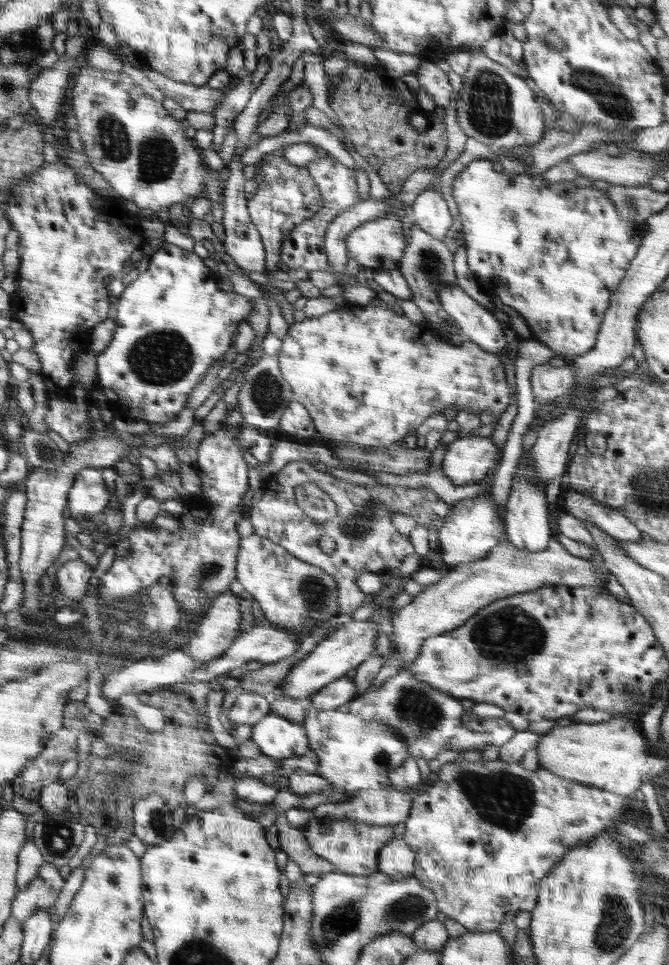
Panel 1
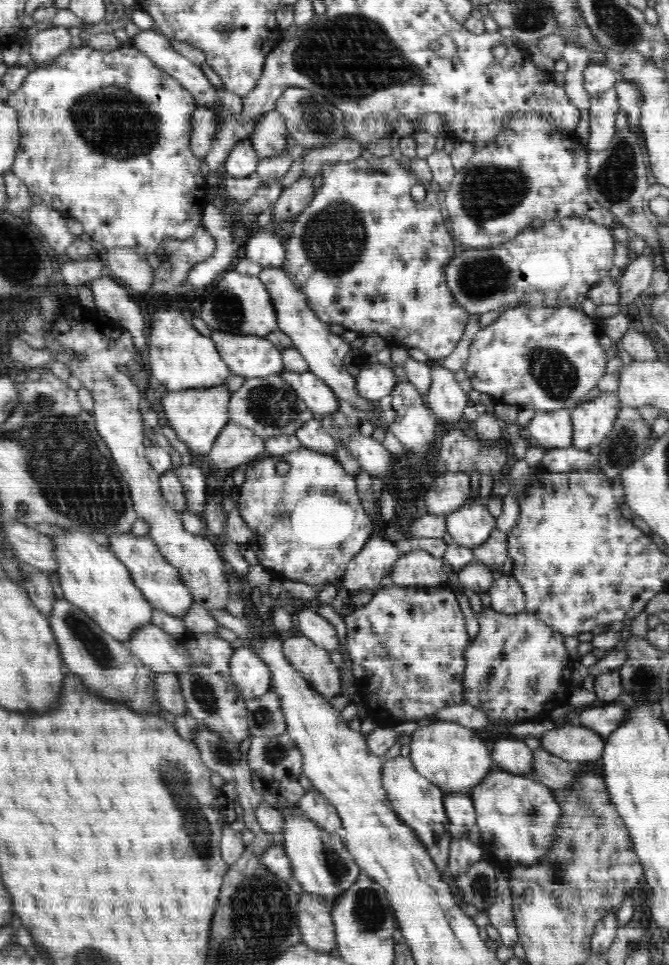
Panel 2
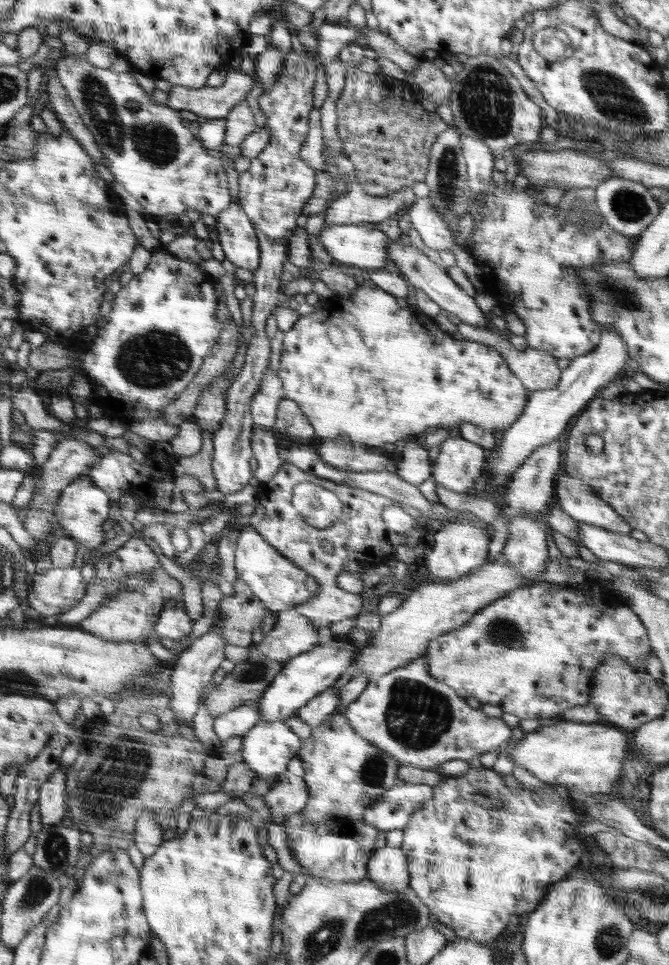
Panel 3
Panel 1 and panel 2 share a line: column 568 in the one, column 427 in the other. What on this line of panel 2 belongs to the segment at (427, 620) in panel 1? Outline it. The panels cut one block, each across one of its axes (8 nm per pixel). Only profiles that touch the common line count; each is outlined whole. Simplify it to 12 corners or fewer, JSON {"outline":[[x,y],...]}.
{"outline":[[425,550],[398,557],[390,572],[398,586],[447,584],[442,558]]}

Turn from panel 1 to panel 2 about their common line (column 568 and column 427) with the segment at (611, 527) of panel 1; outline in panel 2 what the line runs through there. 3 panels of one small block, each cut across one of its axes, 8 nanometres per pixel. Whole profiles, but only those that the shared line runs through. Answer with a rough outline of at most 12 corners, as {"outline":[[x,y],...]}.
{"outline":[[446,472],[424,495],[428,515],[442,516],[469,502],[474,478]]}

